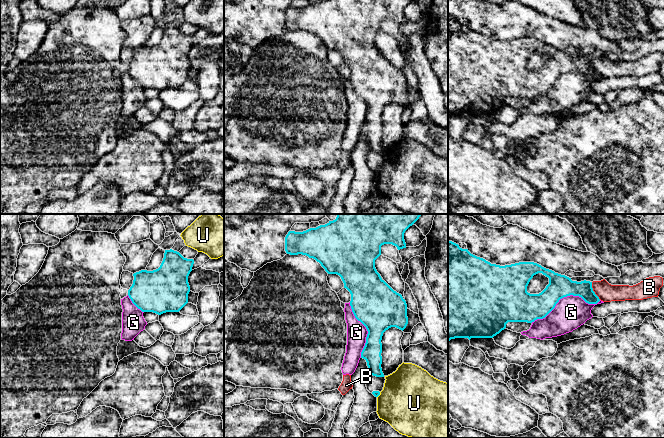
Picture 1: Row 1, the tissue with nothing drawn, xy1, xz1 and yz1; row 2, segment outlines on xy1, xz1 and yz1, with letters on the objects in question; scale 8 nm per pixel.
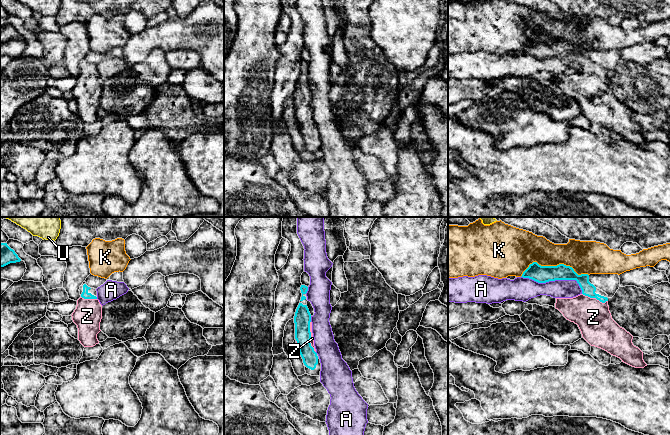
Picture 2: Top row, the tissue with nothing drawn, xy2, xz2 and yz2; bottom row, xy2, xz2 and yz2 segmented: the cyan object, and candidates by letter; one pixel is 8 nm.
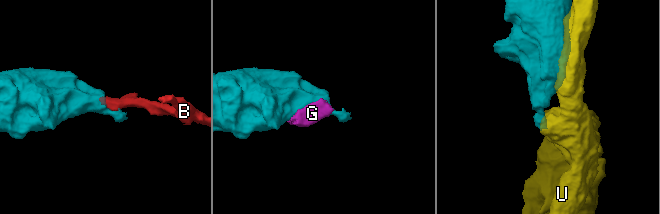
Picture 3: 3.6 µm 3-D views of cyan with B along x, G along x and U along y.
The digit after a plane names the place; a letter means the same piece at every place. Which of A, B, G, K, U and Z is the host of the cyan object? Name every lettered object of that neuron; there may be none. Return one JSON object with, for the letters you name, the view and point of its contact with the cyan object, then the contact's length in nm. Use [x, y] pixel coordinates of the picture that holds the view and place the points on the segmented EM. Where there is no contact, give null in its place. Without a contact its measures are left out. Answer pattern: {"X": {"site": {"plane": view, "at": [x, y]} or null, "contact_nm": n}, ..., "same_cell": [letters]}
{"Z": {"site": {"plane": "xz2", "at": [310, 337]}, "contact_nm": 260}, "same_cell": ["Z"]}

